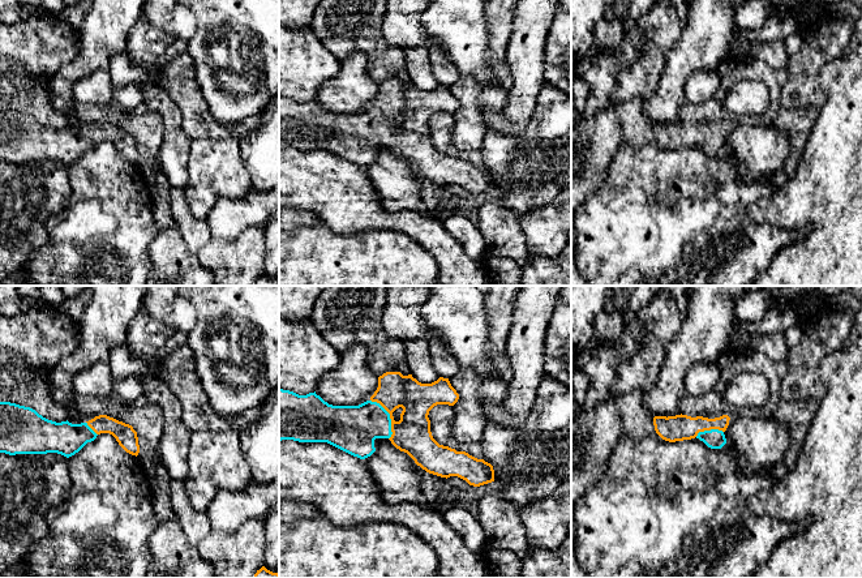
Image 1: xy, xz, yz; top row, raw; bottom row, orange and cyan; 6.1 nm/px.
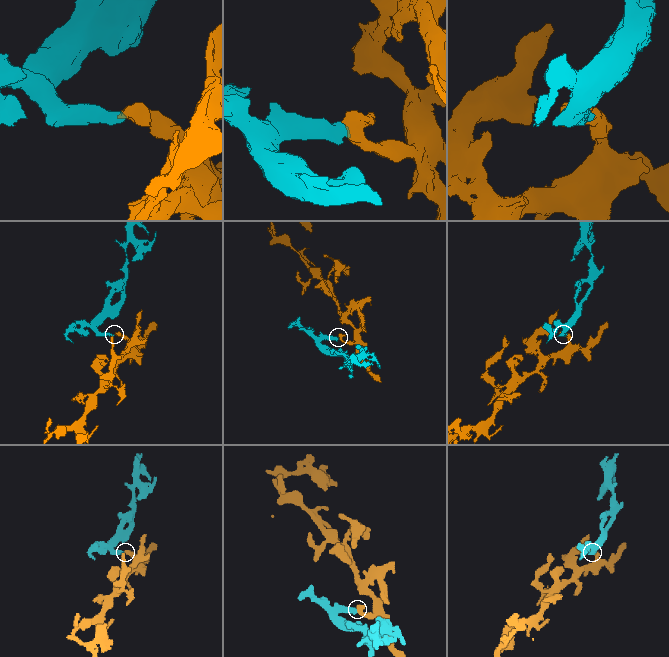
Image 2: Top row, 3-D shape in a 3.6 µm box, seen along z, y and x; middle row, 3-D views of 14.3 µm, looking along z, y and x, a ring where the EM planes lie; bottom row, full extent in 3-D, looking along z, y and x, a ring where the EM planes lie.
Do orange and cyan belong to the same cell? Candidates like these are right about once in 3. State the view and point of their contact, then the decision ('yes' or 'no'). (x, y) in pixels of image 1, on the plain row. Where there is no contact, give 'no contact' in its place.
xz (390, 125) | yes

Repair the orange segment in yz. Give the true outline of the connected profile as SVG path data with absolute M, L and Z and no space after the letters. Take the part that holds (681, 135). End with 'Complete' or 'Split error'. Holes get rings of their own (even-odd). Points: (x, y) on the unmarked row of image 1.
M681 121L668 125L655 124L653 133L656 141L665 149L676 150L696 145L711 157L721 157L726 151L724 140L729 133L729 128L728 123L708 127Z. Split error

